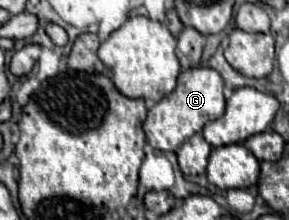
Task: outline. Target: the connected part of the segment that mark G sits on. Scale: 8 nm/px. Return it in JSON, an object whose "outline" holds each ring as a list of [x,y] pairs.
{"outline":[[[192,68],[178,76],[178,86],[172,94],[164,96],[154,108],[148,110],[148,118],[144,122],[144,134],[150,142],[150,146],[158,150],[178,150],[180,144],[184,144],[188,138],[192,138],[196,132],[202,132],[204,124],[218,120],[224,116],[226,98],[224,98],[224,80],[222,76],[212,68]]]}

